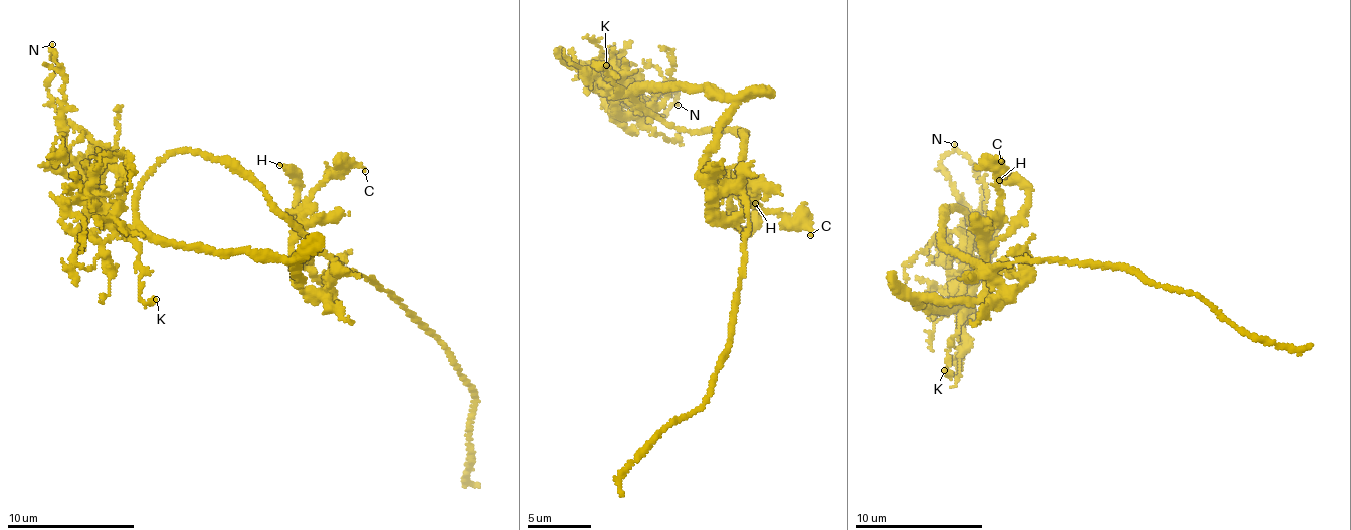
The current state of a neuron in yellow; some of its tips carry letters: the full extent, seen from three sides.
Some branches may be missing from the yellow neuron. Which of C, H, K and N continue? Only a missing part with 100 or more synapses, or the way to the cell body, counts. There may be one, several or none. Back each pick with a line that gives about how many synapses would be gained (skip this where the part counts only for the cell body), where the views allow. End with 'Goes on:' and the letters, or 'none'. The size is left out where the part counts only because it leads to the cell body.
Goes on: none

